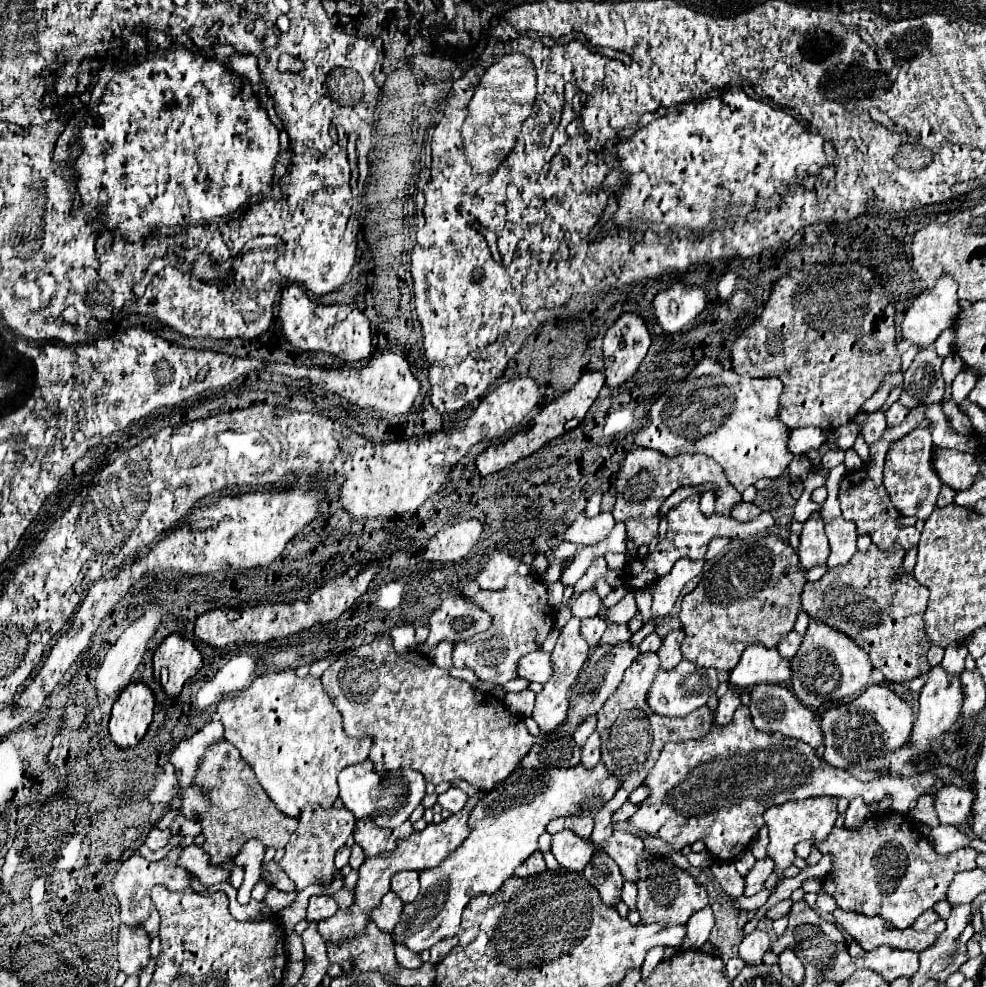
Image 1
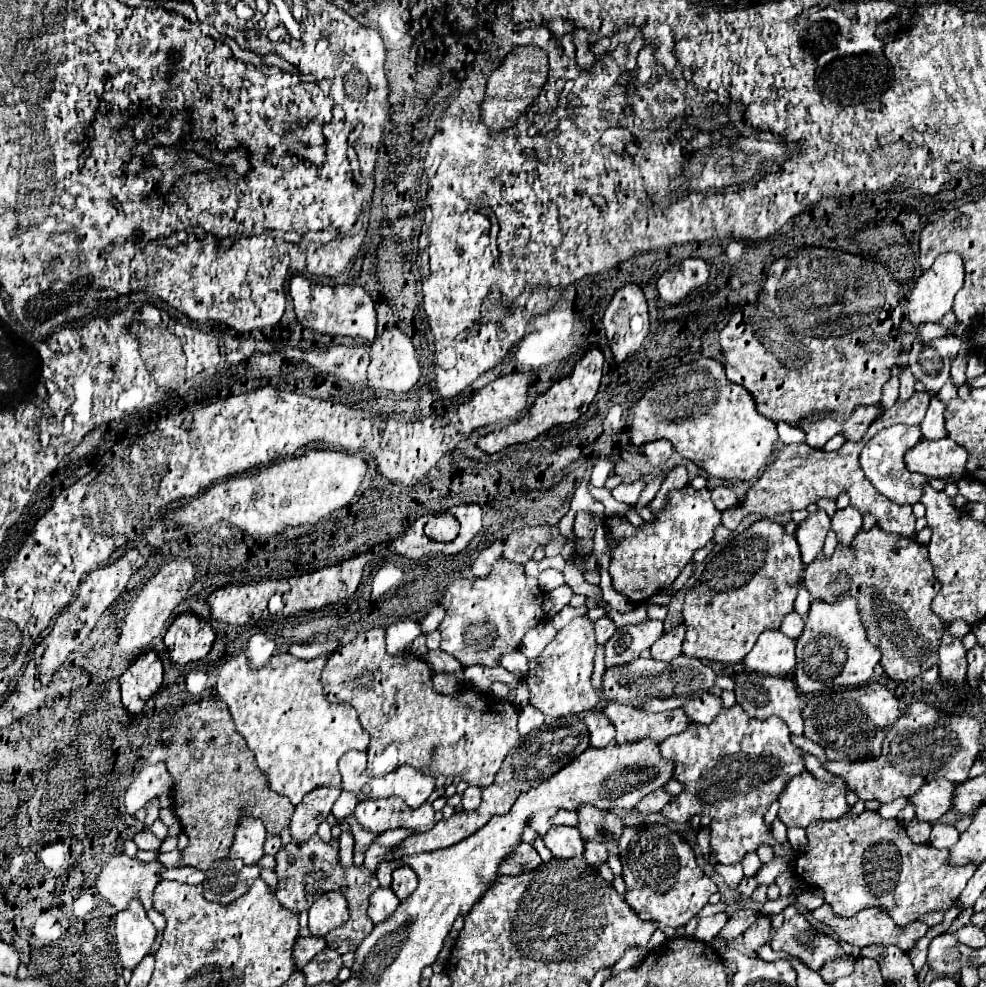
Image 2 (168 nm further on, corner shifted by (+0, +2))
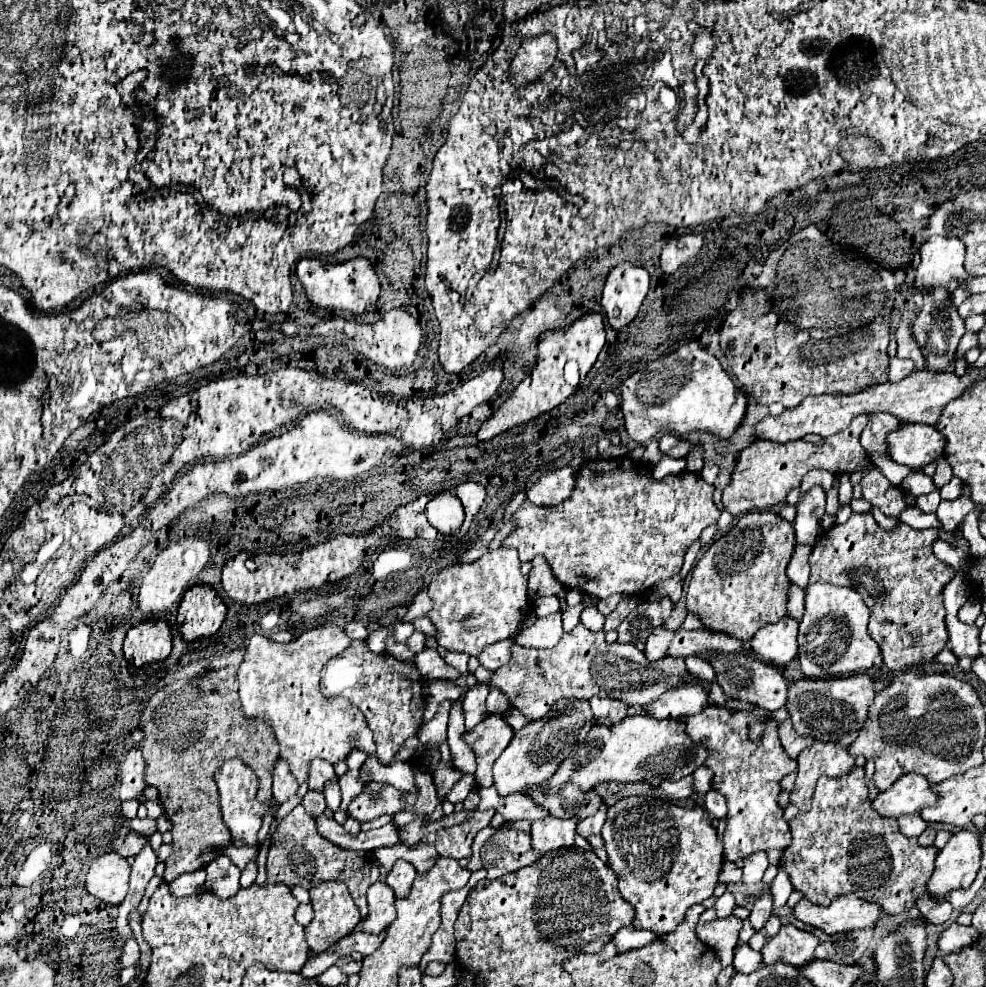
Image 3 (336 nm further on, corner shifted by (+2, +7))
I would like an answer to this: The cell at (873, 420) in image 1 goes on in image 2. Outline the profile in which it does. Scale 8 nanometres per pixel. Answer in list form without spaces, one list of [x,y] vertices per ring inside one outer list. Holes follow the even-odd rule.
[[[890,378],[884,384],[884,392],[882,392],[882,400],[880,400],[880,410],[888,410],[896,404],[898,398],[898,378]]]

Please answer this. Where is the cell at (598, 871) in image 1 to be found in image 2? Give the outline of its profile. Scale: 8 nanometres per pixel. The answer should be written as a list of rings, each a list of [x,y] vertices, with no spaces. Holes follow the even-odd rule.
[[[586,842],[584,858],[586,858],[586,862],[588,862],[592,868],[598,868],[598,866],[602,866],[602,864],[608,864],[608,850],[606,850],[604,844]]]

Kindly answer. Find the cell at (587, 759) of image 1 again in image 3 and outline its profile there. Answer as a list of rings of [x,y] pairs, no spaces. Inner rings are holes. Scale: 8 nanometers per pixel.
[[[592,697],[590,699],[590,705],[592,705],[592,711],[596,713],[598,723],[602,725],[614,725],[618,721],[622,721],[622,717],[628,715],[628,705],[620,699],[614,699],[614,697]]]

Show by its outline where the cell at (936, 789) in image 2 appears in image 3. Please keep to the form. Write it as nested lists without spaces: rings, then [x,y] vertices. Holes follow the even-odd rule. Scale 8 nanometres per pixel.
[[[906,773],[894,781],[894,785],[886,791],[880,791],[872,801],[872,807],[892,819],[900,819],[904,815],[916,815],[926,805],[934,805],[936,797],[930,793],[930,783],[926,777],[916,773]]]

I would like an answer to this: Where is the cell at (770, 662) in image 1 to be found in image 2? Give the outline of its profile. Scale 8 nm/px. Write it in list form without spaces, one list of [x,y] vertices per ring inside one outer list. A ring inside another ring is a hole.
[[[766,630],[744,658],[744,666],[748,672],[760,672],[764,676],[786,676],[796,666],[794,646],[796,642],[780,630]]]

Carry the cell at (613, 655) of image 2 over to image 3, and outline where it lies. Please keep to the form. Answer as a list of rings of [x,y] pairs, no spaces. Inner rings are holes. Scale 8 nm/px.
[[[664,597],[660,601],[644,601],[640,603],[618,627],[618,641],[636,643],[644,641],[650,635],[650,629],[662,625],[672,611],[674,603]]]

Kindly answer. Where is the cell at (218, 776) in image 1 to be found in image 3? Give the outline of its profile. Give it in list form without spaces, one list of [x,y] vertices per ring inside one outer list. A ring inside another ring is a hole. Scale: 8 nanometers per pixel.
[[[174,643],[174,651],[170,659],[162,663],[162,667],[184,667],[178,671],[178,679],[168,679],[166,673],[170,669],[150,669],[150,665],[142,667],[140,673],[134,677],[134,687],[128,691],[128,699],[140,701],[134,707],[136,725],[142,729],[144,739],[138,743],[142,749],[144,761],[146,761],[146,785],[158,789],[158,799],[162,803],[164,813],[172,821],[172,855],[166,859],[166,871],[164,881],[174,881],[178,875],[196,871],[202,865],[198,865],[198,853],[205,848],[215,847],[224,849],[231,844],[231,834],[226,825],[222,825],[222,813],[218,809],[218,789],[214,785],[214,769],[222,765],[222,761],[230,757],[242,757],[250,769],[260,779],[258,799],[268,801],[272,797],[272,769],[278,761],[278,741],[274,739],[274,731],[268,721],[258,717],[246,717],[240,705],[238,697],[238,681],[236,671],[244,659],[245,645],[226,653],[226,655],[182,655],[180,643]]]

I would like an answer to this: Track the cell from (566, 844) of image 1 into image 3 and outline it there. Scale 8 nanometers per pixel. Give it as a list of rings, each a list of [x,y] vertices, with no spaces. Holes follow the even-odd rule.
[[[546,817],[546,819],[534,821],[532,831],[530,831],[534,849],[540,853],[548,853],[560,847],[574,845],[576,823],[578,823],[578,817],[570,817],[570,819]]]

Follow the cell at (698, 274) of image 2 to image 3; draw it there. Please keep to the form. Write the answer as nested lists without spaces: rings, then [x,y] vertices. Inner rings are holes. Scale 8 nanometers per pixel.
[[[688,233],[688,235],[680,235],[676,239],[670,239],[660,255],[662,271],[672,275],[682,263],[686,263],[688,259],[698,255],[700,247],[702,247],[702,235],[700,233]]]

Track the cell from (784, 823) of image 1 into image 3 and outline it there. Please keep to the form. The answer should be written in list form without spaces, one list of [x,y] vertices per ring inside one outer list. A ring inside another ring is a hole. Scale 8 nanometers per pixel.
[[[814,741],[814,745],[804,749],[796,761],[798,761],[798,777],[790,793],[790,803],[796,805],[798,809],[810,809],[818,777],[822,773],[830,777],[848,773],[854,767],[856,757],[852,757],[848,749],[840,747],[838,743]]]

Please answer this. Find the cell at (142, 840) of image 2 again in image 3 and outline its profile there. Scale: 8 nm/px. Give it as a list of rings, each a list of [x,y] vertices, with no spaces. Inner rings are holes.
[[[128,833],[128,837],[124,839],[124,845],[118,849],[118,853],[128,859],[128,857],[134,857],[136,853],[140,853],[142,849],[142,837],[136,835],[136,833]]]

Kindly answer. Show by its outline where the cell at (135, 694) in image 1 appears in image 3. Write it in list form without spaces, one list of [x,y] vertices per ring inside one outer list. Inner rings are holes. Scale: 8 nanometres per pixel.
[[[166,621],[136,623],[124,641],[124,655],[132,665],[132,673],[148,663],[164,661],[172,651],[172,633]]]

